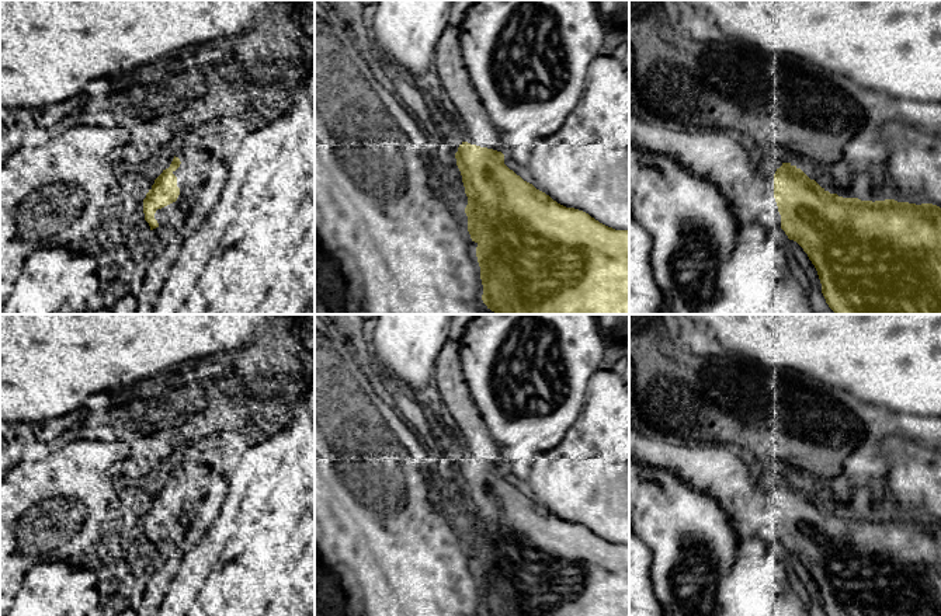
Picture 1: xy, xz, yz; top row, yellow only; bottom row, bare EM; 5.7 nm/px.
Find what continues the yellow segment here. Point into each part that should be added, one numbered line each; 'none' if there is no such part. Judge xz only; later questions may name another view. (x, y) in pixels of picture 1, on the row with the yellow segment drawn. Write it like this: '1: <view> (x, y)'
1: xz (450, 69)

